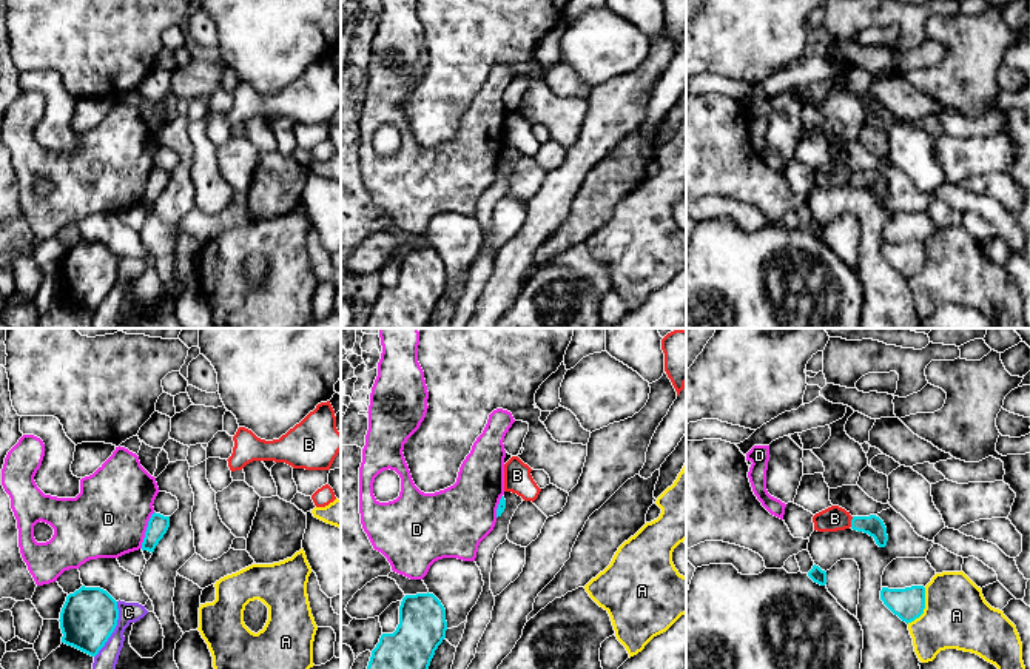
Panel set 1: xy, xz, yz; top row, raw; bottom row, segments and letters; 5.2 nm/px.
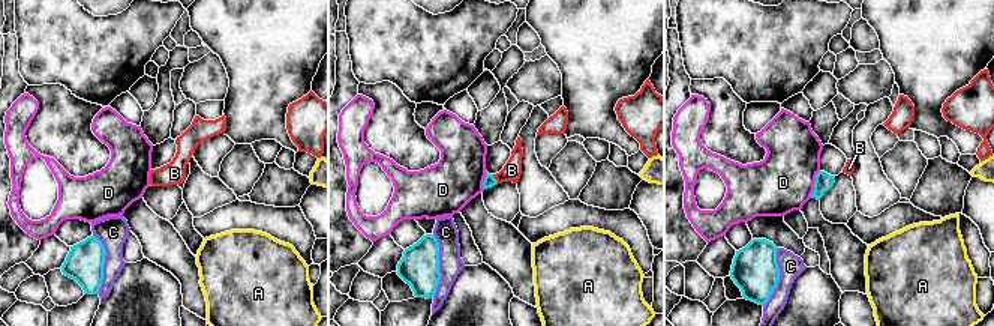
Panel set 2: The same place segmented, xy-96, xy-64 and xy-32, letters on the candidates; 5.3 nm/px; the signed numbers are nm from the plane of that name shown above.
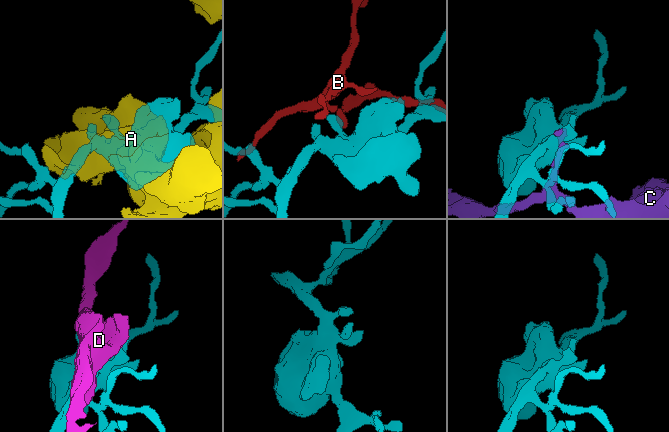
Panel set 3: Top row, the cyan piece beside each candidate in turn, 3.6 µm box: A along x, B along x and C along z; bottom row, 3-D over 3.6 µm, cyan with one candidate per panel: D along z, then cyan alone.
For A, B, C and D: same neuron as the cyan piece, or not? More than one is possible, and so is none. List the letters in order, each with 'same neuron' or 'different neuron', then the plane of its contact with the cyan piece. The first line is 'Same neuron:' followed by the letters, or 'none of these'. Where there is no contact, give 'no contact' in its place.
Same neuron: none of these
A: different neuron; meets cyan in yz
B: different neuron; meets cyan in yz
C: different neuron; meets cyan in xy
D: different neuron; meets cyan in xy

